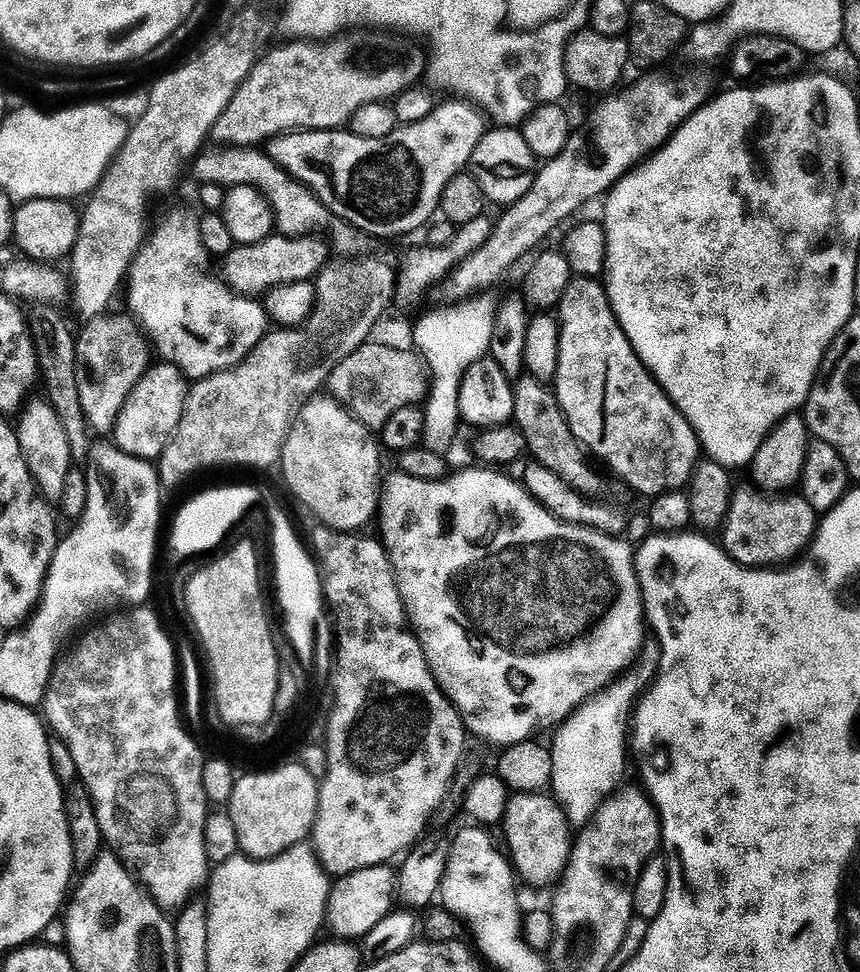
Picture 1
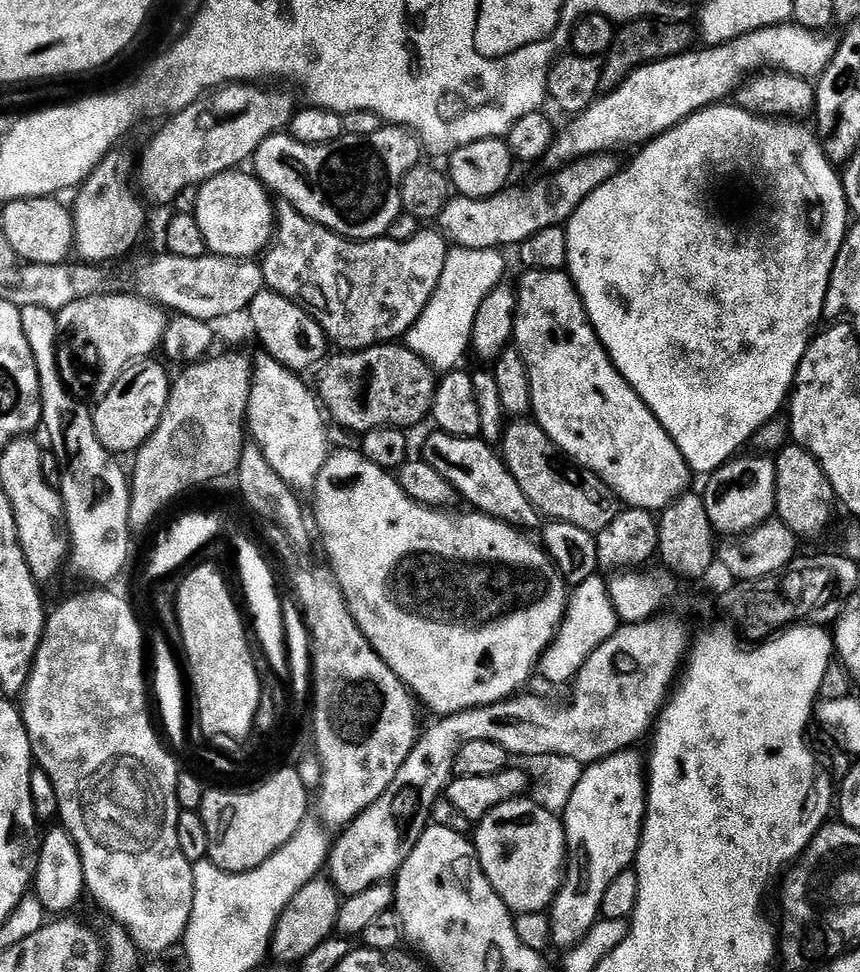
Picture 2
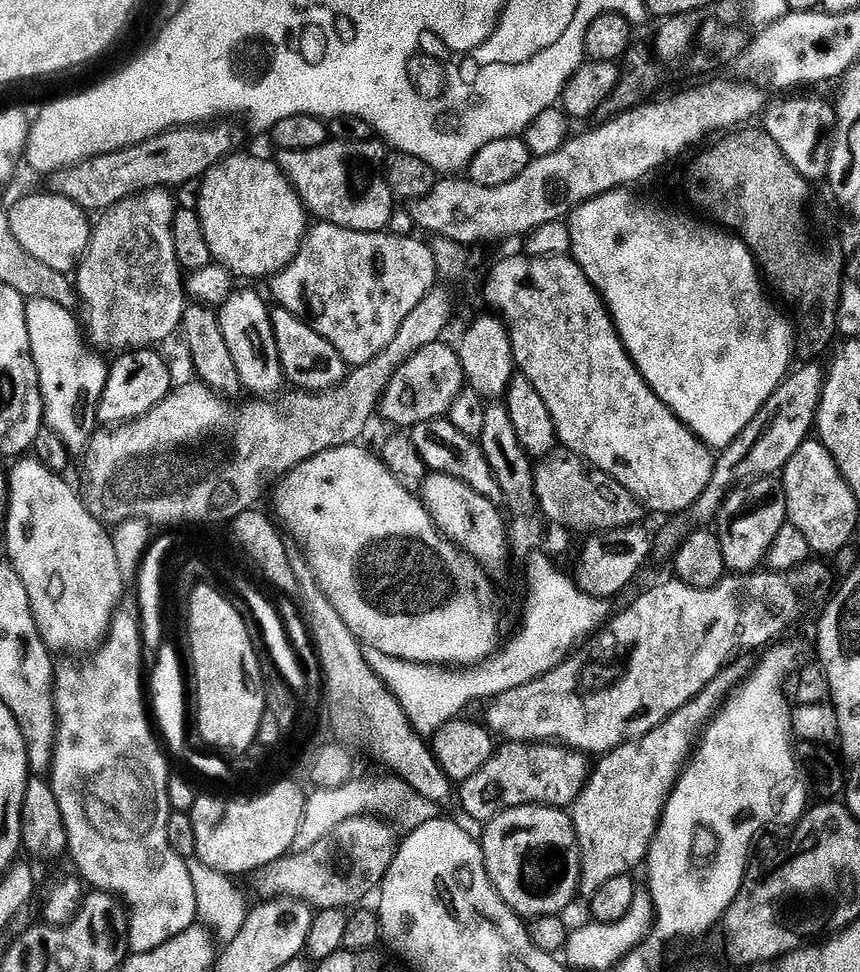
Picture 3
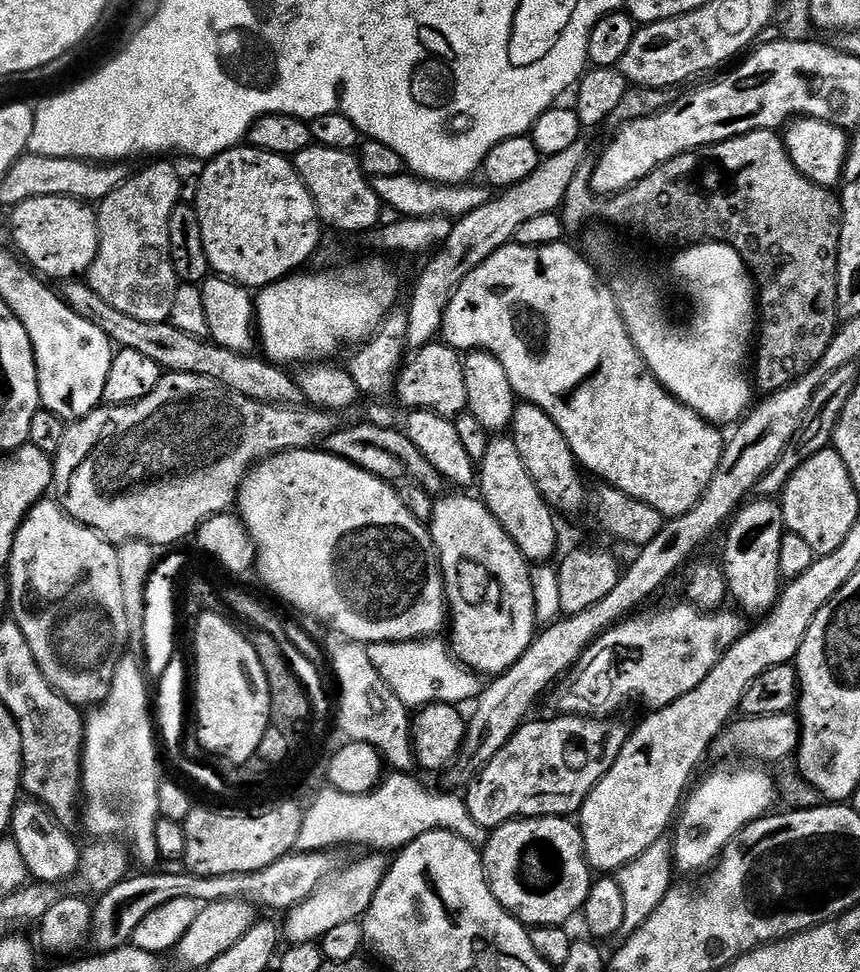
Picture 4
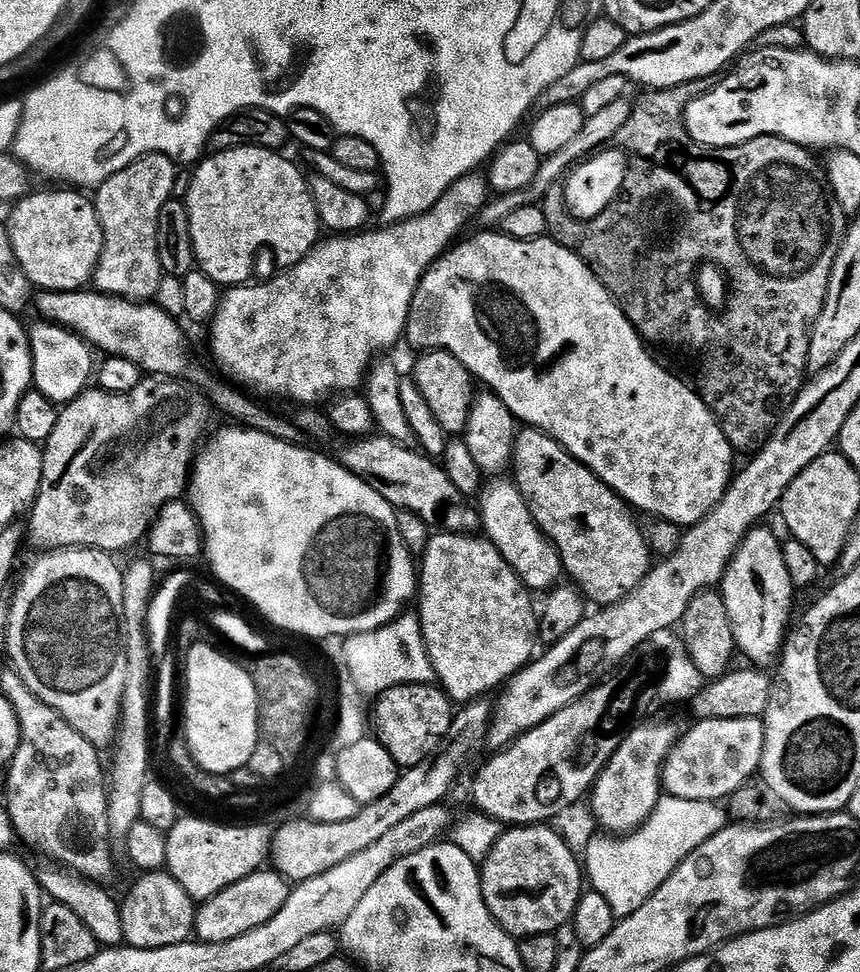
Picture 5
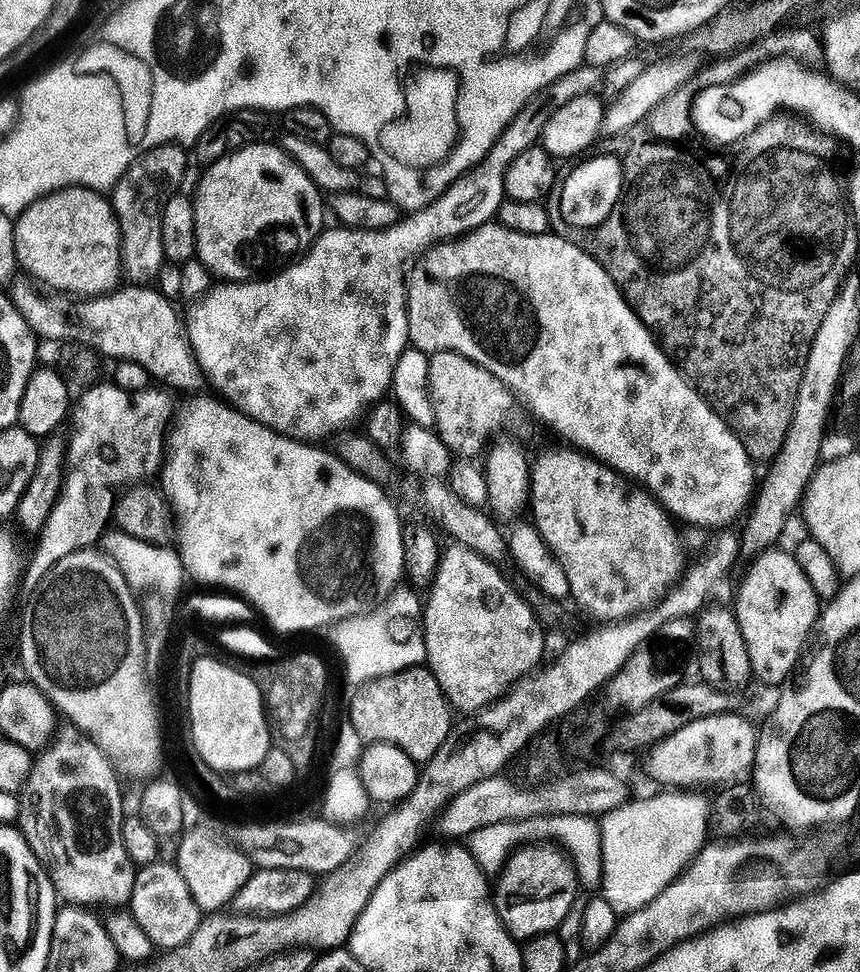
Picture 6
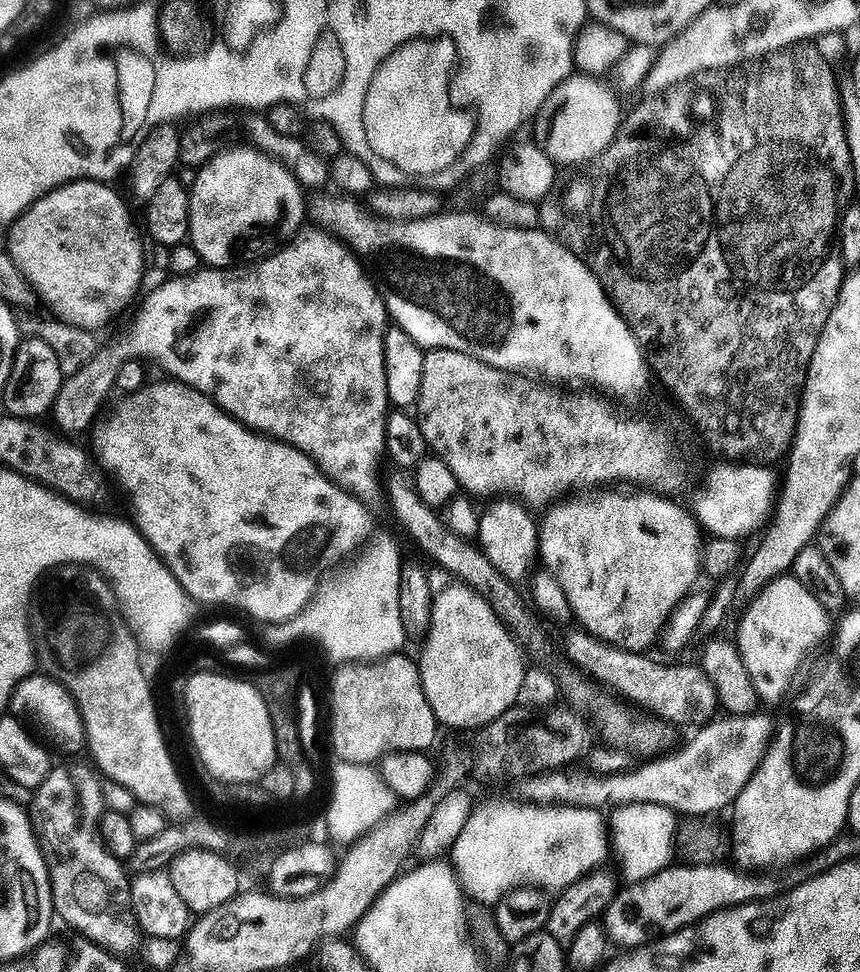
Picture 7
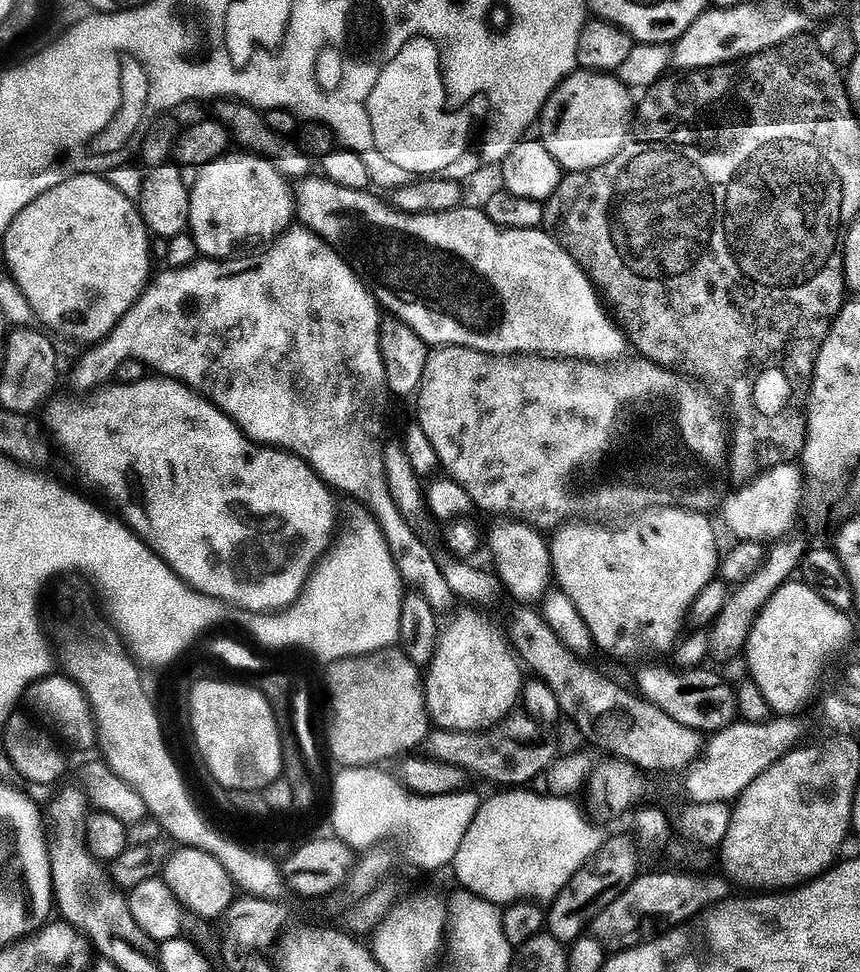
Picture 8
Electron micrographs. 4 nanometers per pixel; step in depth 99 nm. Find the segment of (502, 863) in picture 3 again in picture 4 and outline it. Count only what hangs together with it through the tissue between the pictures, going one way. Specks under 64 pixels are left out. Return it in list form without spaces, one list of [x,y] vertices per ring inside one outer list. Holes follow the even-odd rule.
[[[543,816],[504,823],[502,827],[491,831],[483,845],[482,855],[484,873],[488,876],[494,898],[525,926],[567,925],[567,920],[583,909],[588,891],[594,883],[584,852],[584,838],[579,827],[567,817]]]

